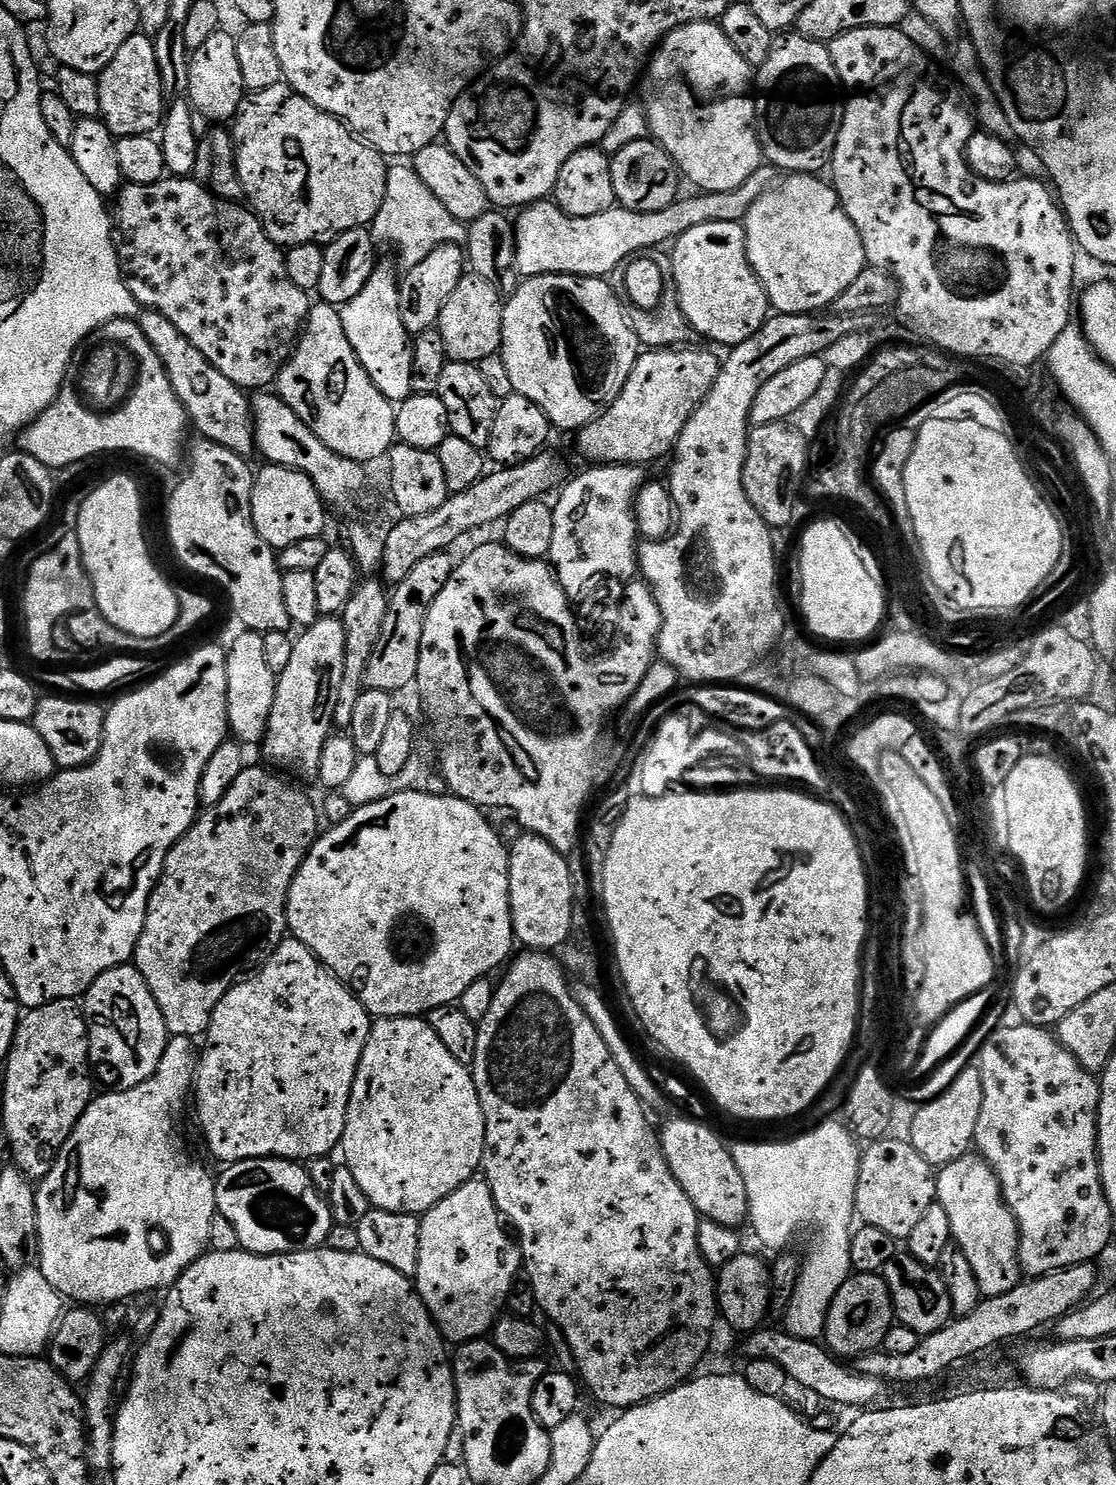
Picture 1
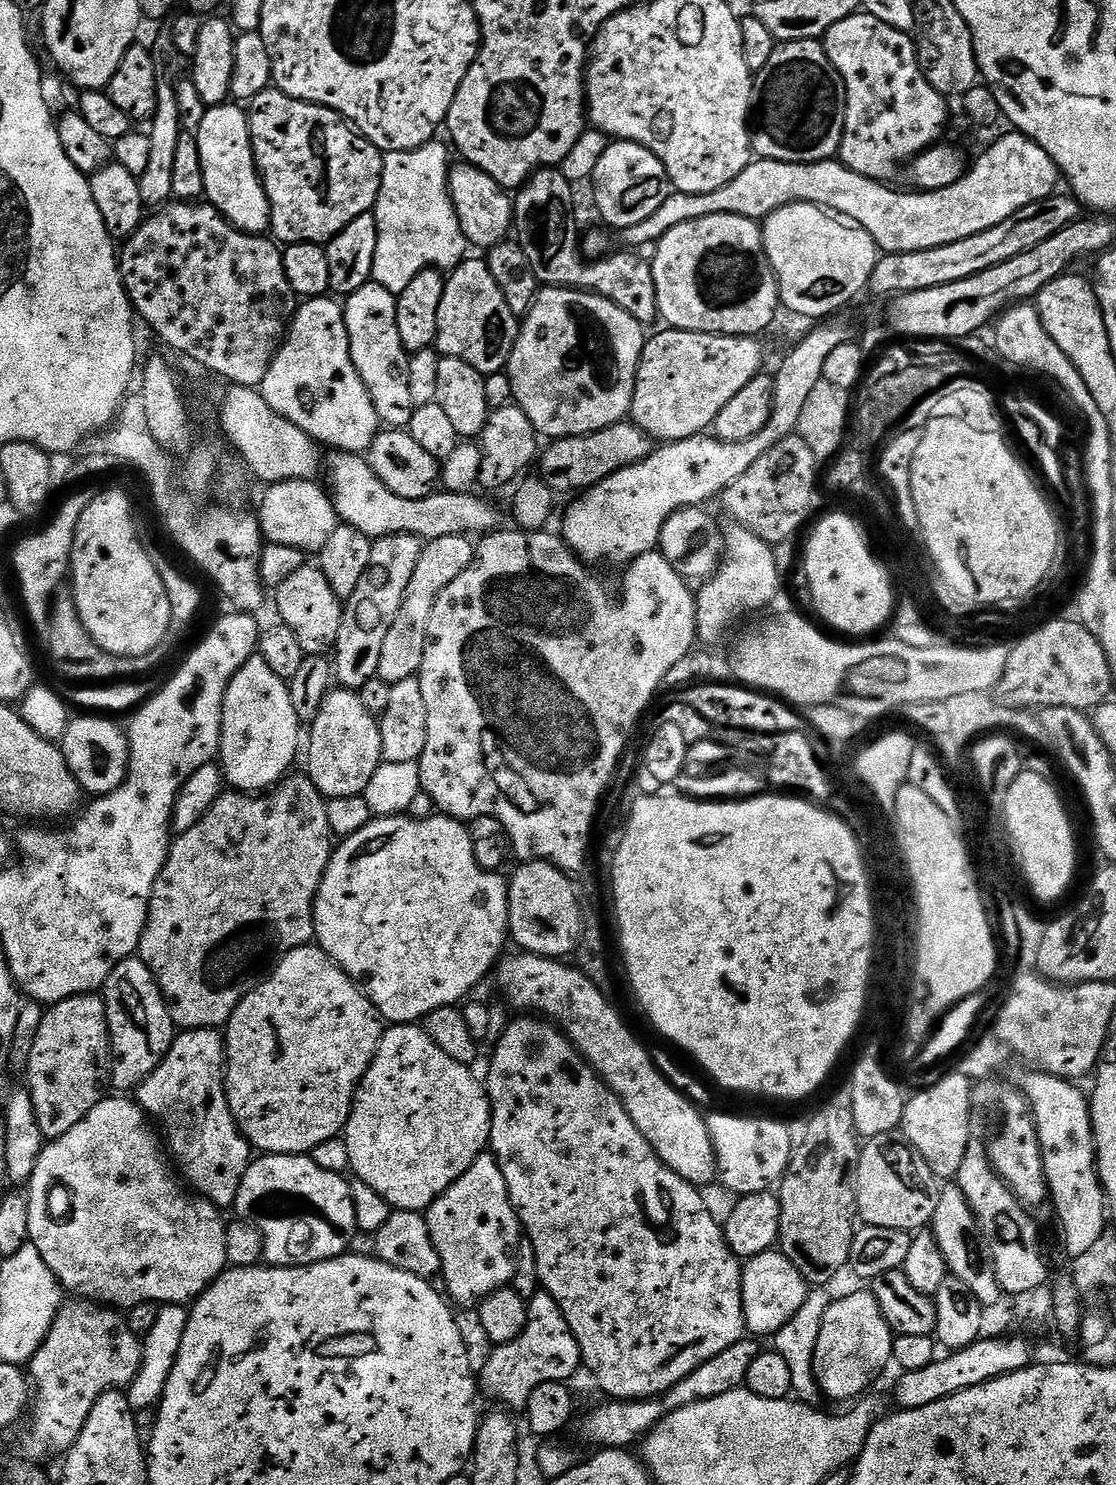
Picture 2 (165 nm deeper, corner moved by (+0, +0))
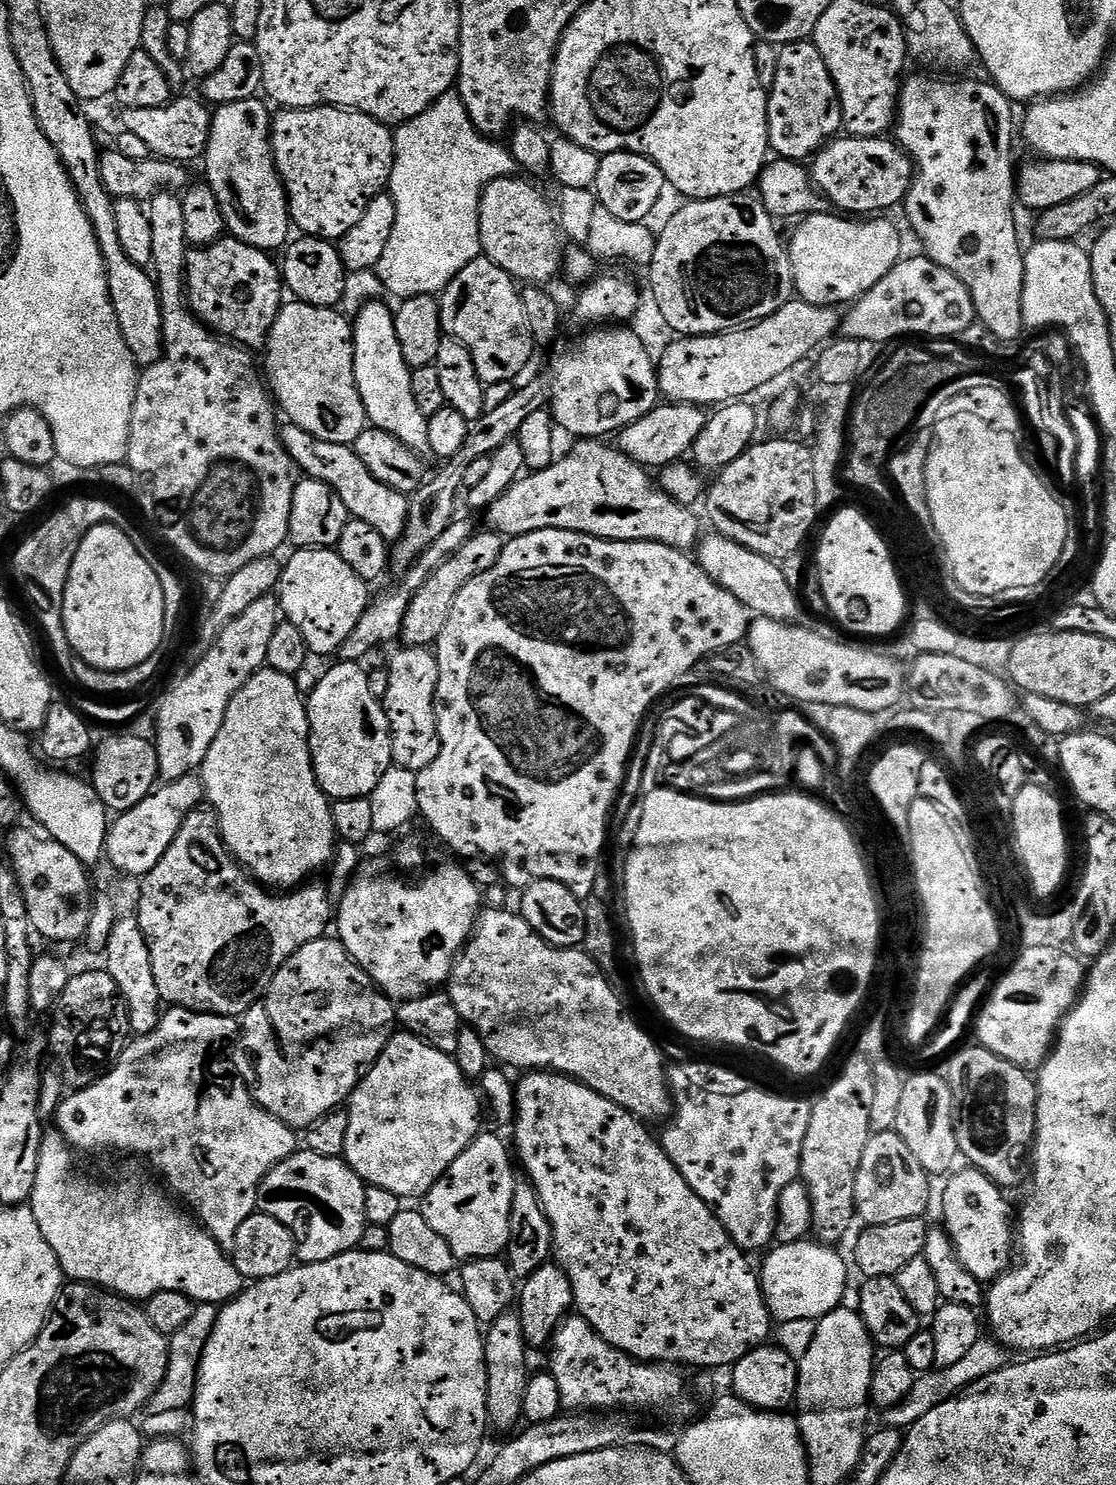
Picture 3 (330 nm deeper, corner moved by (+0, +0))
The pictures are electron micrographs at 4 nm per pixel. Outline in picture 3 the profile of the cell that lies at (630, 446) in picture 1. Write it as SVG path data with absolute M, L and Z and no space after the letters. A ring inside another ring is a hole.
M793 298L777 312L770 314L770 318L759 320L757 324L749 324L746 328L737 328L734 332L720 332L717 336L685 336L665 347L664 357L659 357L660 395L665 401L674 404L701 406L719 406L743 401L751 392L774 383L779 376L786 375L791 368L798 367L808 355L811 357L817 349L829 343L837 335L841 324L842 316L836 308L814 306L805 300Z

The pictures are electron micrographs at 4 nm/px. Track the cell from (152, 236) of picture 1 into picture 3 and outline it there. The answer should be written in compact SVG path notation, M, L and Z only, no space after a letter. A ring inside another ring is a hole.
M235 238L218 239L206 248L193 247L184 267L189 308L217 336L245 350L267 349L270 330L286 303L282 268L272 259L262 249Z

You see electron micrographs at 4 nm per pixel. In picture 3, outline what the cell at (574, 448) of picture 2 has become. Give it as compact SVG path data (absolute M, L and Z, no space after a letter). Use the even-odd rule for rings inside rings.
M664 402L650 410L650 414L638 418L638 422L620 429L618 447L642 467L663 470L670 464L683 461L691 453L694 442L698 434L702 434L702 426L706 426L707 421L708 416L701 405Z

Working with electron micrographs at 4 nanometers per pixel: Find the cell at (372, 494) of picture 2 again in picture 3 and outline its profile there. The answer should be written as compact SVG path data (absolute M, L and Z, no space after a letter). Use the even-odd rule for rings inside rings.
M584 438L572 448L572 453L569 456L561 455L559 459L553 462L549 468L541 472L533 472L525 475L523 478L510 485L506 490L506 494L502 494L502 498L498 498L486 510L488 516L487 527L493 532L500 533L505 538L521 536L522 534L530 534L534 530L570 530L571 532L581 532L587 536L597 536L599 540L655 540L657 544L665 544L671 548L679 548L681 550L692 550L697 547L698 541L701 539L702 531L700 532L700 520L692 513L693 509L686 504L680 504L673 500L671 496L665 494L664 489L660 487L655 479L650 477L649 469L642 467L638 462L634 462L626 453L621 452L619 447L612 448L600 438Z

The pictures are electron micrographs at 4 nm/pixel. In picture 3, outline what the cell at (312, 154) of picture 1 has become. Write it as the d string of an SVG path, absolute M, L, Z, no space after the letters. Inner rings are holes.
M284 108L272 121L272 153L288 194L288 215L303 235L339 242L366 214L366 206L388 187L394 170L396 138L393 129L365 112L350 108Z

